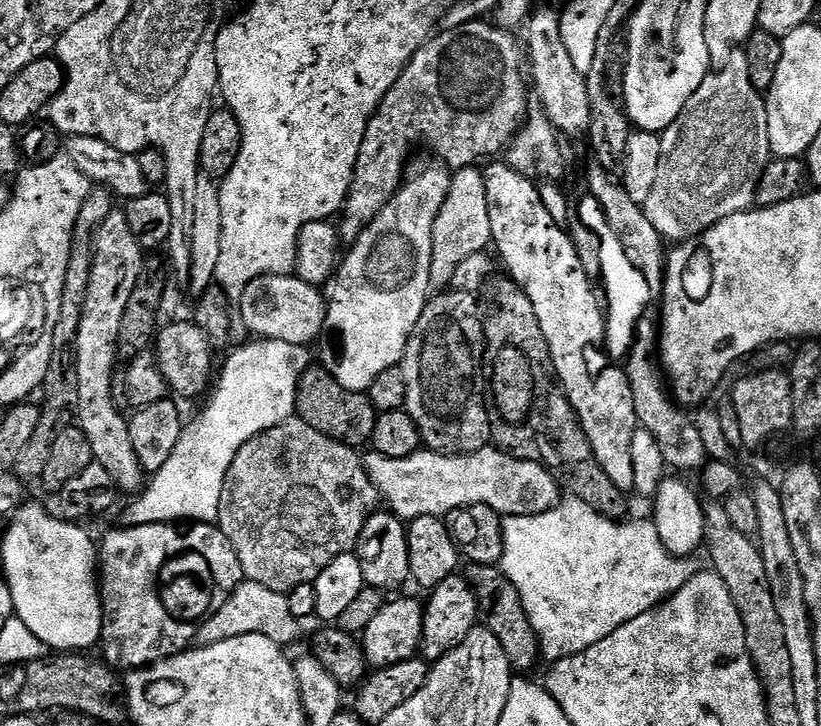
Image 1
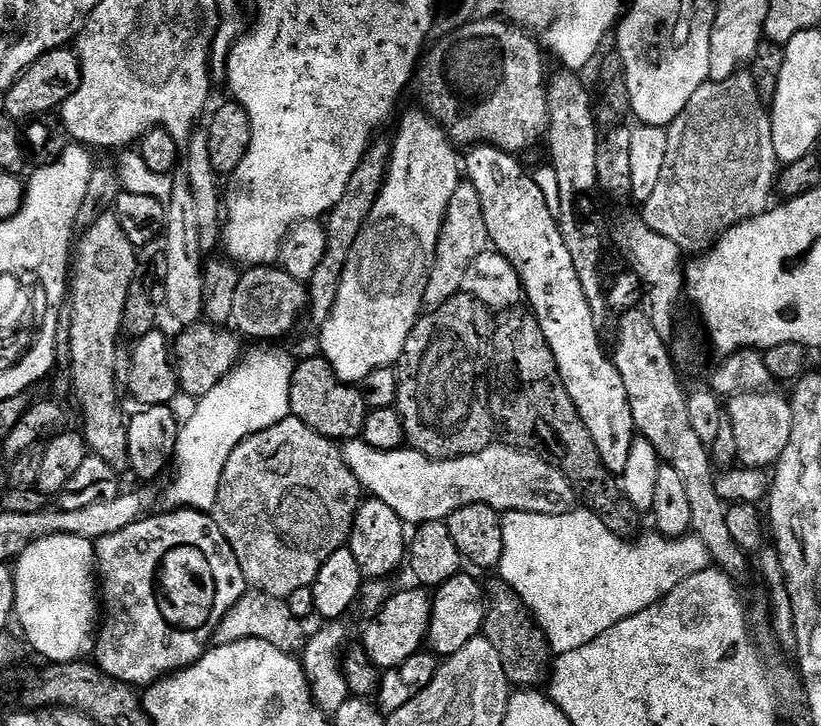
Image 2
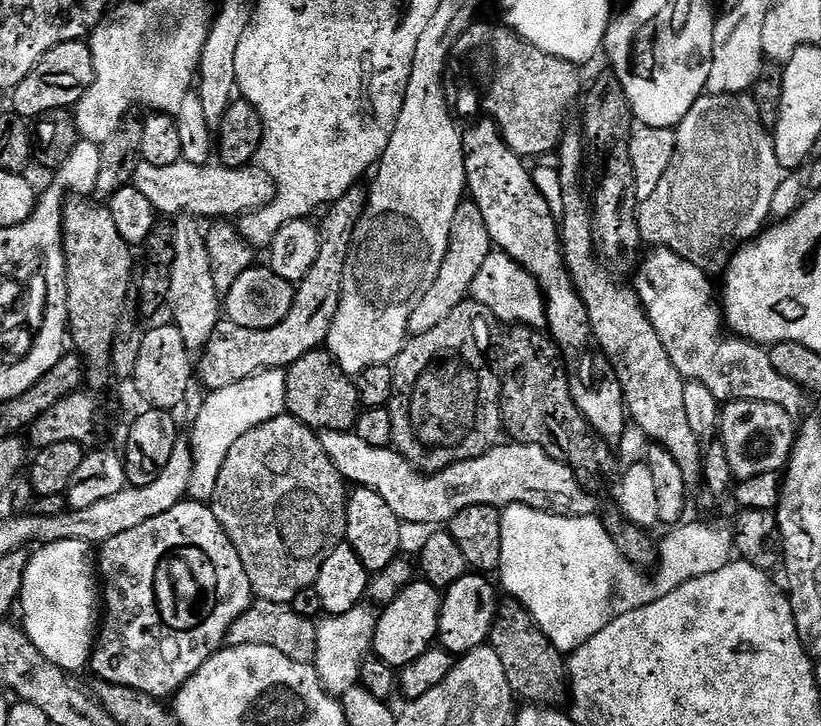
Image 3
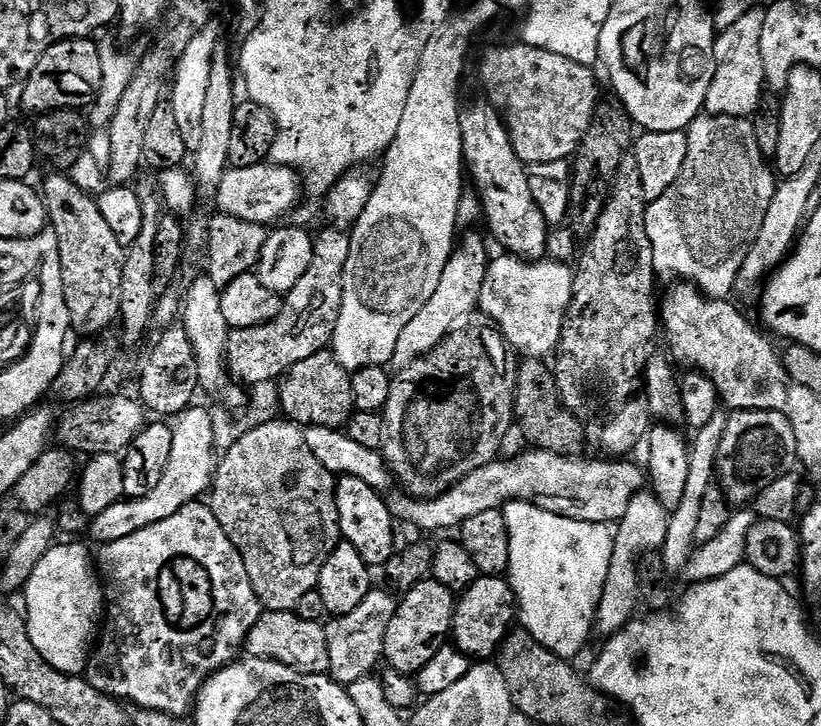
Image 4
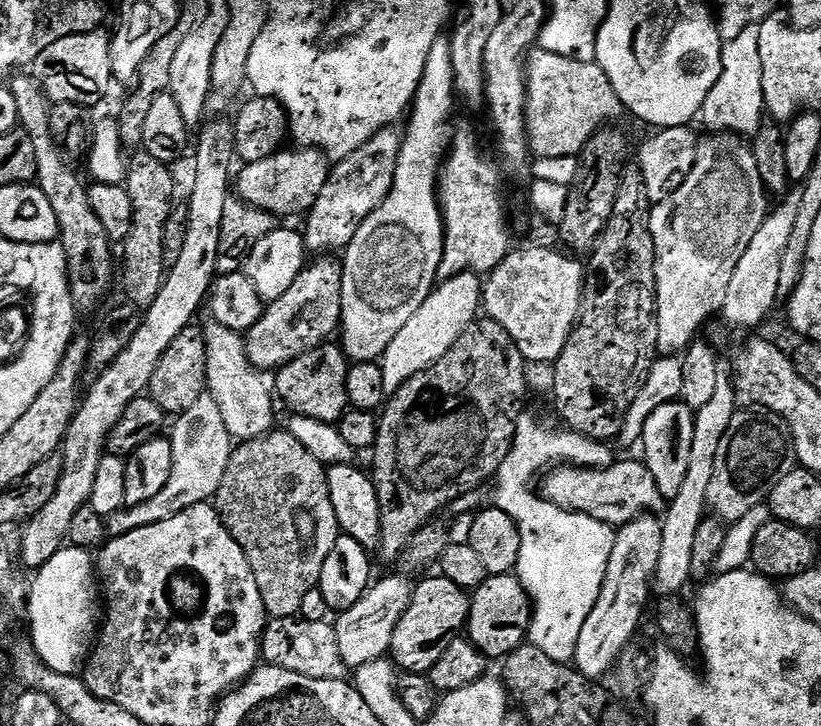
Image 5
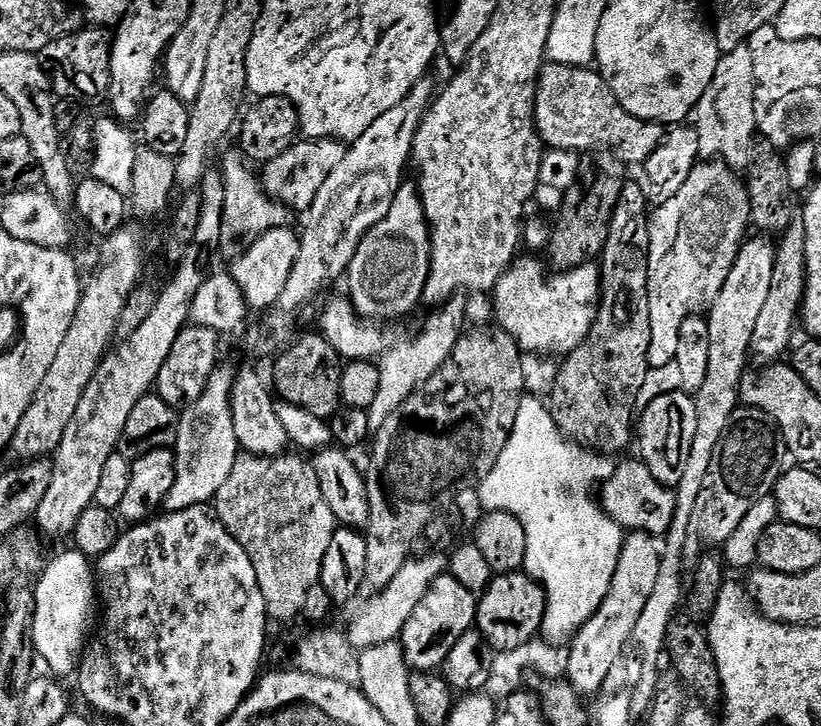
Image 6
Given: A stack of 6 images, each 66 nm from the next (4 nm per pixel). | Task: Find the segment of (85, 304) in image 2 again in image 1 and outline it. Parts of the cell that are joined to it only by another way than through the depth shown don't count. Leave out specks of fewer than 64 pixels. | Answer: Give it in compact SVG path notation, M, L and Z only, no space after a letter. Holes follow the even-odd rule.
M114 210L102 222L102 226L96 231L96 243L94 245L94 262L90 270L90 290L82 308L82 322L78 326L78 338L76 339L76 365L78 366L78 406L75 419L82 434L86 434L86 442L90 442L92 459L95 463L110 474L113 484L121 493L132 492L136 494L145 487L146 473L138 462L138 454L134 454L134 442L130 442L130 430L128 429L129 417L123 416L116 409L116 396L118 400L118 388L112 385L112 371L118 361L118 330L122 326L122 314L126 314L126 302L130 302L130 293L134 291L134 282L138 282L138 274L144 268L146 259L145 249L134 238L130 230L130 222L126 222L126 214L122 210Z

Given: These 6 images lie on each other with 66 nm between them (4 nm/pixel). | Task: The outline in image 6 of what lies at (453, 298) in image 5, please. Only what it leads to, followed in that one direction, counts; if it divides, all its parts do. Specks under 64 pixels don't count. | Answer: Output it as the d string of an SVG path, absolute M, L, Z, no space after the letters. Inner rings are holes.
M453 299L439 310L433 311L436 313L425 322L424 329L413 340L408 340L397 348L396 345L389 347L379 361L382 386L378 386L378 398L374 398L374 406L368 412L373 429L379 430L386 422L386 418L393 416L406 402L408 395L416 391L420 385L425 384L444 365L446 358L450 358L454 346L465 331L464 304L460 300L463 299Z

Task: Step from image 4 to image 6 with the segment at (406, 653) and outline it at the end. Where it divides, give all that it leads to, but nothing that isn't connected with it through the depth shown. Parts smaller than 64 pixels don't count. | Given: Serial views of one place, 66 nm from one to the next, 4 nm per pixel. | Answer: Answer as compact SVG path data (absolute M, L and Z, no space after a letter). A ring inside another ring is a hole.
M451 574L439 576L428 588L426 598L418 602L410 622L400 631L399 643L404 649L404 660L409 669L417 672L431 672L439 669L446 662L450 650L458 643L462 634L473 631L476 623L477 593L466 590L458 578Z

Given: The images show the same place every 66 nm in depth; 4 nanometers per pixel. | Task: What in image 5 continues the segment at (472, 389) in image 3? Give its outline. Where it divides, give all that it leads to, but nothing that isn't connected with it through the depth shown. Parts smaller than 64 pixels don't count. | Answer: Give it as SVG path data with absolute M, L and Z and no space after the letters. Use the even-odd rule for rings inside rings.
M484 318L477 323L471 324L462 334L462 338L458 338L458 342L454 342L454 346L450 346L450 350L446 354L442 354L442 358L438 358L438 362L434 362L434 366L414 374L414 378L410 378L399 390L391 393L390 399L385 403L382 415L379 417L380 429L376 439L376 447L371 453L371 456L373 456L370 475L378 492L378 506L382 514L379 555L384 555L386 559L392 560L392 562L399 561L406 542L410 542L410 538L423 524L429 523L433 517L440 514L440 511L447 504L455 505L461 496L471 493L473 491L471 488L476 487L483 480L491 481L496 473L500 471L506 454L512 449L512 439L516 436L516 423L518 423L525 411L524 391L528 388L528 380L524 377L524 368L526 368L526 361L519 352L518 346L511 340L510 334L498 322Z

